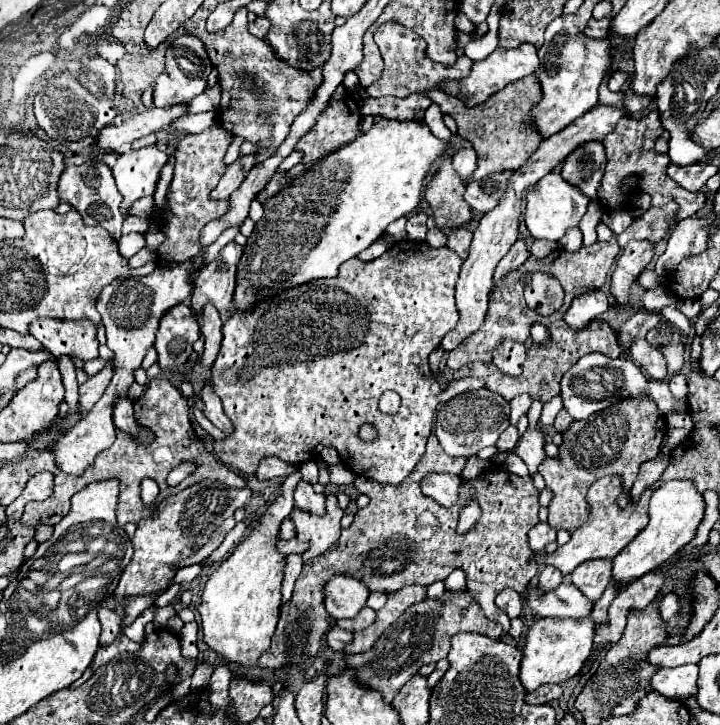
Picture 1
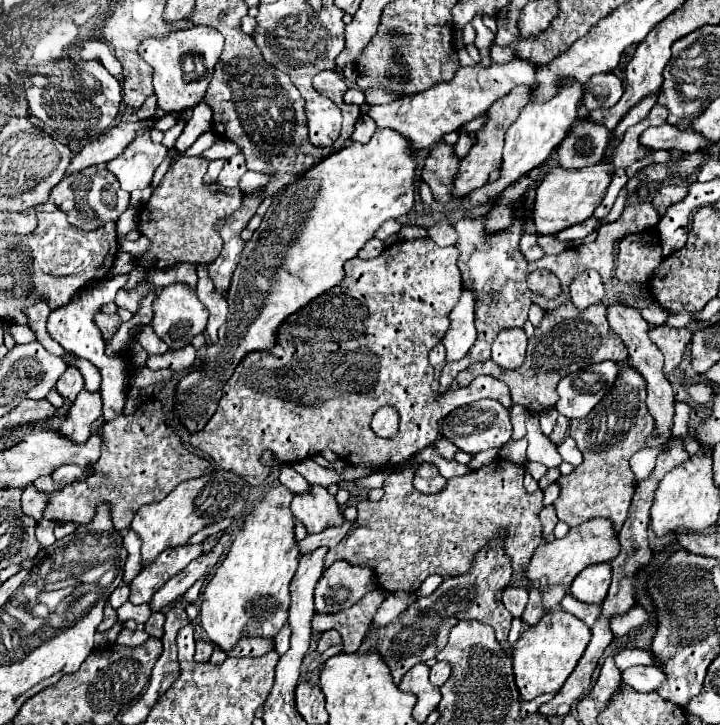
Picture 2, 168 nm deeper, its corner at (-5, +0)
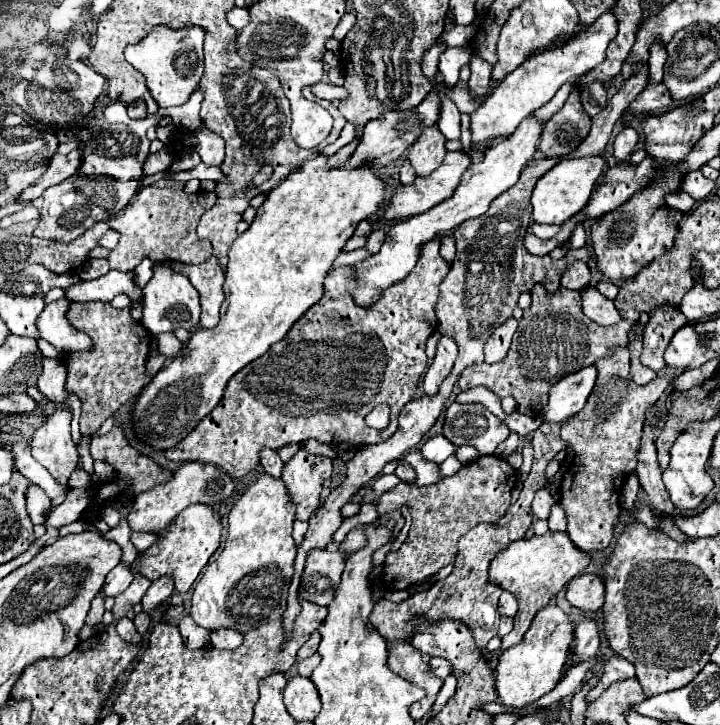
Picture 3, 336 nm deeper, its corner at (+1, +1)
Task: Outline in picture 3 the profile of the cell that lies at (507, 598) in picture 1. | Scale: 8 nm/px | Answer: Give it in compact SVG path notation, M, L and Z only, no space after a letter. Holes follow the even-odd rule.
M502 592L500 596L500 604L498 604L498 612L502 616L516 616L518 612L518 602L516 602L516 596L512 596L512 592Z

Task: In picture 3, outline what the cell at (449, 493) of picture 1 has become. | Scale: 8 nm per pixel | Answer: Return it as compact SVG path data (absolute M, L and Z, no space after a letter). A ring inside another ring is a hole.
M400 462L398 464L398 468L396 468L396 476L402 480L402 482L408 482L408 484L414 484L414 480L416 480L416 472L414 472L414 468L408 464L408 462Z

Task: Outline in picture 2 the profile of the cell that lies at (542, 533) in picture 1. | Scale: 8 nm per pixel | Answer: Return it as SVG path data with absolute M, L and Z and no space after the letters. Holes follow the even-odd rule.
M546 505L542 511L540 511L540 521L542 521L542 533L548 535L552 533L552 529L556 527L558 523L558 517L554 513L554 505Z

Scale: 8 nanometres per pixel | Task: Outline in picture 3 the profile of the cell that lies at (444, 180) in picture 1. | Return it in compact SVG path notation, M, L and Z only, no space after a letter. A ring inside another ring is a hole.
M424 128L424 132L420 134L420 140L412 144L408 160L414 166L418 176L428 176L432 170L436 170L442 164L446 156L444 140L446 138L438 128Z

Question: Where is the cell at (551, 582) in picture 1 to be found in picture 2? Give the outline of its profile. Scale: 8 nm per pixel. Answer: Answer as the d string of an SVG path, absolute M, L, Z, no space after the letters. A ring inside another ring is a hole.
M532 589L530 591L530 599L528 599L528 605L522 613L522 621L526 625L536 625L544 615L544 609L542 609L542 593L538 593L538 589Z

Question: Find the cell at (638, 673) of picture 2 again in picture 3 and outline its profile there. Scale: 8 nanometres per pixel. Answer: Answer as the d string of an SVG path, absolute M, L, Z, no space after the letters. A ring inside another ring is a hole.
M614 656L614 658L606 660L604 674L602 674L598 686L588 692L588 702L592 702L594 698L598 698L612 682L620 682L620 680L628 680L628 678L636 678L634 664L630 664L628 660L624 660L620 656Z

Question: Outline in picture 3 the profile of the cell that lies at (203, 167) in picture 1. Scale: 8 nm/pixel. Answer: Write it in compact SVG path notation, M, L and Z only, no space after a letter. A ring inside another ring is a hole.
M161 179L150 184L138 196L132 198L128 208L118 218L108 220L108 226L120 232L120 242L108 258L110 268L130 272L144 258L150 258L154 264L172 260L200 264L208 260L212 256L212 244L196 236L196 226L200 216L208 208L212 208L216 200L216 192L198 191L196 194L186 194L182 182Z

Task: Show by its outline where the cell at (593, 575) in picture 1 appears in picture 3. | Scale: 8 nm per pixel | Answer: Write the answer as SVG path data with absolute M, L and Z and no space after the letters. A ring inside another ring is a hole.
M580 574L568 582L566 600L582 608L584 612L594 612L604 604L604 580L596 574Z

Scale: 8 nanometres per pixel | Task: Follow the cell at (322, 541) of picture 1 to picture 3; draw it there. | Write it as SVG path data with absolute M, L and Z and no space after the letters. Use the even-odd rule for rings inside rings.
M298 450L296 456L284 464L282 480L290 494L290 500L296 504L296 518L310 520L310 516L320 506L322 482L332 474L332 460L320 454L310 454Z

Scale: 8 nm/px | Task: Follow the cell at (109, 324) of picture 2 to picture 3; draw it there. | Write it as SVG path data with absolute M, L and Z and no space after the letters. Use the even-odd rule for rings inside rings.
M72 302L72 308L68 310L68 320L94 340L92 352L76 352L76 360L72 360L72 354L64 356L68 368L66 388L78 394L82 400L80 432L92 436L110 414L114 414L120 406L128 404L134 396L138 396L142 388L152 380L144 376L152 336L142 324L130 318L128 308L116 310L110 304L100 302Z

